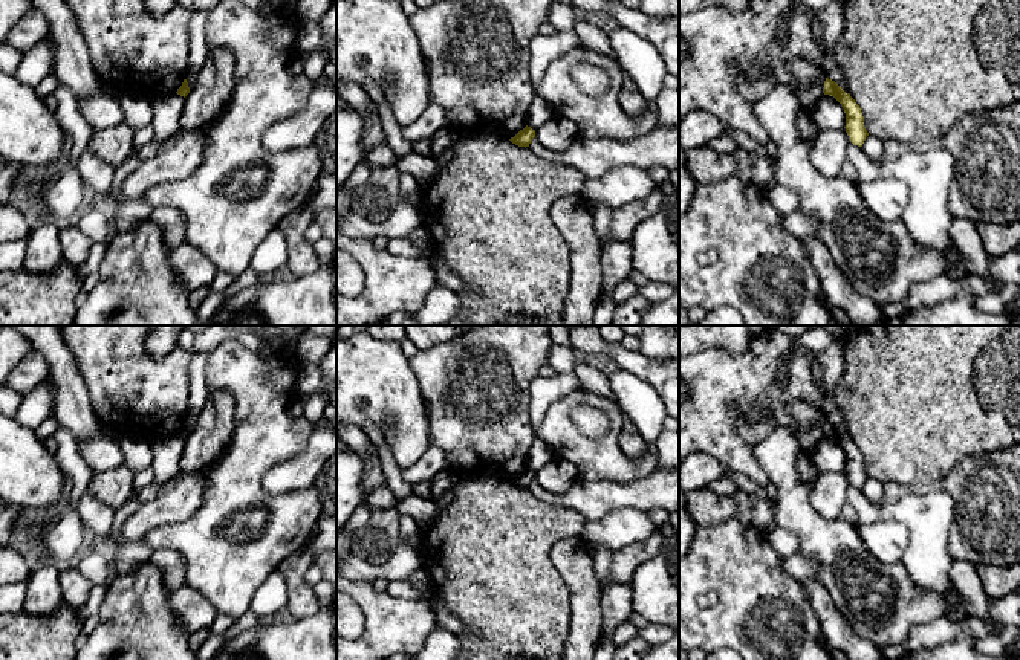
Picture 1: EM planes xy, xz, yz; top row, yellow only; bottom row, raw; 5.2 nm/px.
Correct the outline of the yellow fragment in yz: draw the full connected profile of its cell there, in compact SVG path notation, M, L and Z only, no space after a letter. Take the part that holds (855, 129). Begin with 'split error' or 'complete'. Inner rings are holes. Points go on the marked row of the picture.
complete; M826 78L824 81L823 93L833 96L841 104L846 113L844 128L849 136L849 141L853 145L862 147L869 133L864 127L864 116L859 105L855 102L850 93L846 93L835 81L829 78Z

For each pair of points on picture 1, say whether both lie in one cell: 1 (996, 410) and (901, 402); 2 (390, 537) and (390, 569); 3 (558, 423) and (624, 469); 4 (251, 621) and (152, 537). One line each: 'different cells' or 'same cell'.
1: same cell
2: different cells
3: same cell
4: different cells

